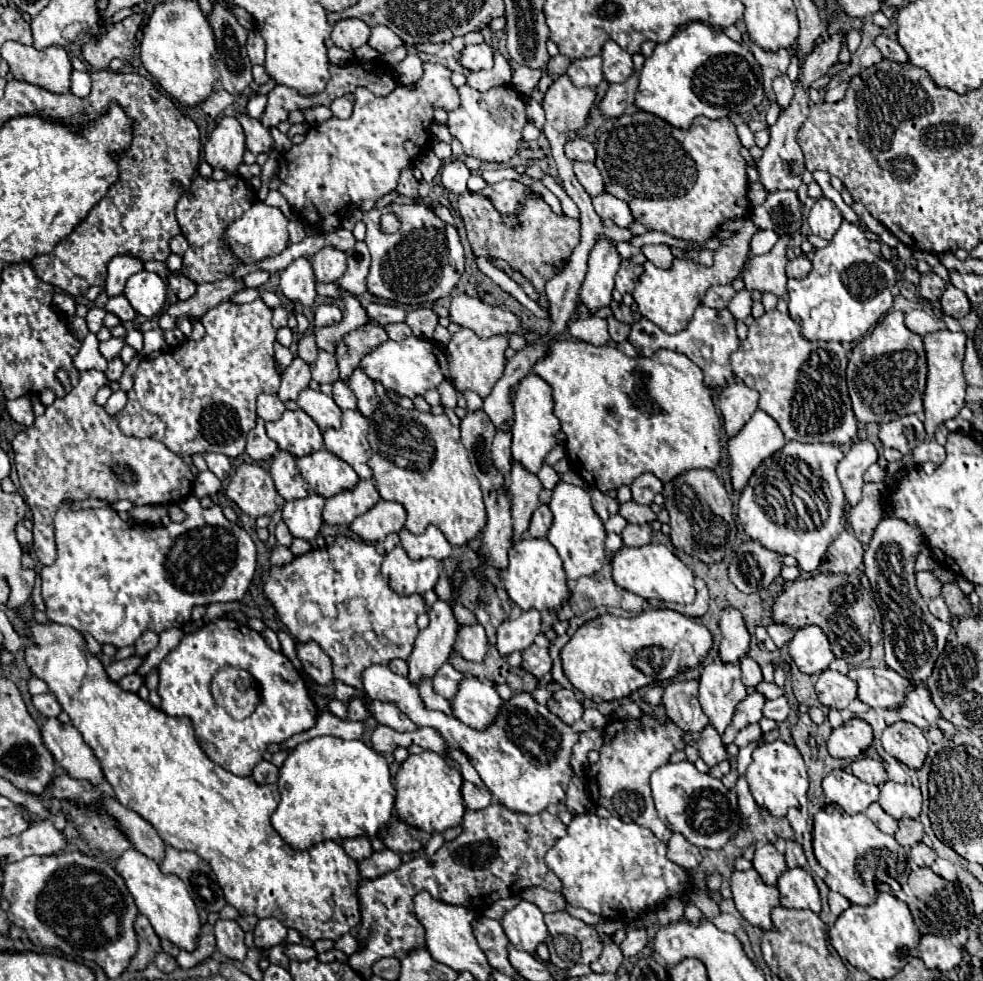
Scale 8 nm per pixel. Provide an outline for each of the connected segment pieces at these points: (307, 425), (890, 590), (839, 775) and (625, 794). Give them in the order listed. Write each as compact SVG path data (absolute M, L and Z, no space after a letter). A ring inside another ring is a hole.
M285 411L281 419L265 423L267 435L279 445L279 449L293 457L305 457L323 449L323 435L317 423L303 411Z
M883 515L883 519L879 521L869 549L865 551L865 575L869 577L871 589L875 593L875 603L883 615L883 639L885 639L885 663L897 671L901 677L905 679L915 679L915 681L925 681L935 665L935 659L941 655L949 633L953 631L949 623L933 617L927 611L927 603L923 601L923 597L919 595L917 587L915 587L915 557L919 551L923 551L927 547L923 533L913 525L907 523L903 519L891 517L891 515Z
M835 769L823 779L823 791L831 803L839 805L849 815L865 813L879 797L877 785L863 783L853 773L843 769Z
M643 699L639 701L639 705L647 713L657 713L661 719L667 721L667 725L663 727L651 715L645 715L641 719L611 721L605 727L605 733L611 733L611 735L605 739L605 743L599 751L601 757L597 763L593 763L587 769L587 787L589 787L591 799L597 805L605 807L611 815L621 817L625 823L637 823L641 827L651 829L659 841L667 843L673 833L655 815L655 805L653 805L651 789L649 789L649 777L655 769L659 769L661 765L665 765L669 761L673 751L685 747L685 743L681 739L683 731L679 731L679 727L675 727L675 723L671 723L671 719L667 719L667 715L663 715L663 707L659 707L659 705L649 707Z

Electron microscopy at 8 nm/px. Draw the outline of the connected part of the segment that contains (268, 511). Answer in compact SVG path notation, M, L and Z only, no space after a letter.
M245 463L237 467L231 477L225 495L239 505L239 509L249 517L273 515L277 509L275 485L271 473L257 463Z

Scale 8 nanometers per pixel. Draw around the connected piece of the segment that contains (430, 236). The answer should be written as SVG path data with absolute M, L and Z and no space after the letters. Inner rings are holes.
M391 203L383 209L371 209L363 213L363 223L367 225L365 243L371 253L371 269L367 275L371 295L405 305L419 305L447 297L459 283L465 265L459 233L423 203ZM381 213L395 213L401 219L401 229L393 235L381 233Z

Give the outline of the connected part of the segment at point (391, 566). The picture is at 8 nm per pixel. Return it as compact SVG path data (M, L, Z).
M395 547L393 551L385 553L383 565L381 565L383 579L387 585L399 593L399 595L423 595L425 591L433 589L439 579L439 561L433 557L413 561L407 557L403 547Z

